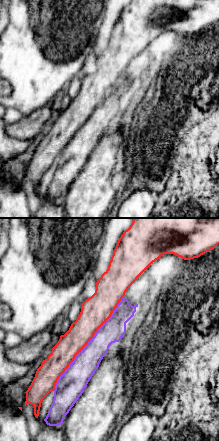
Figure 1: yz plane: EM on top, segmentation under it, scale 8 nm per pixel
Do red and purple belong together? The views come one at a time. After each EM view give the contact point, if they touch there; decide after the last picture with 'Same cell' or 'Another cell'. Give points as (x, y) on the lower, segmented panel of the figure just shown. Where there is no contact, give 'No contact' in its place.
Touches red at (87, 343)

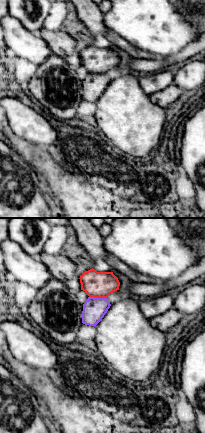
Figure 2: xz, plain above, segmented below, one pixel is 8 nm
Touches red at (98, 297)

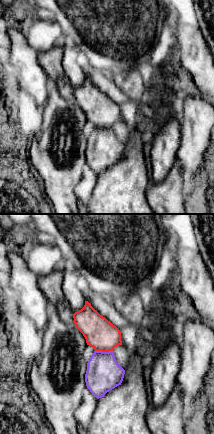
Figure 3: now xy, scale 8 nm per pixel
Touches red at (104, 351)

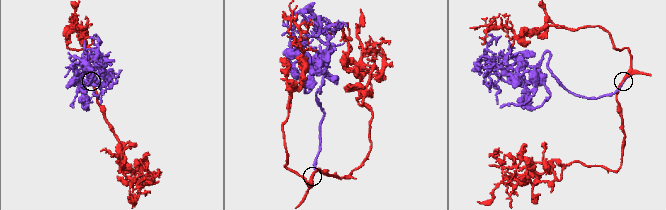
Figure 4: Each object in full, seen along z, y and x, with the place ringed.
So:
Same cell

